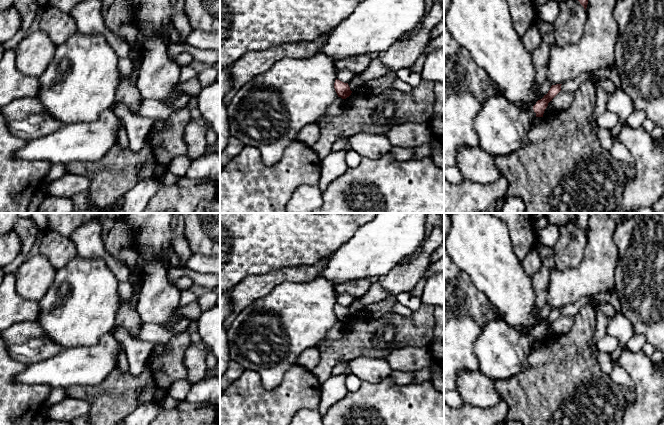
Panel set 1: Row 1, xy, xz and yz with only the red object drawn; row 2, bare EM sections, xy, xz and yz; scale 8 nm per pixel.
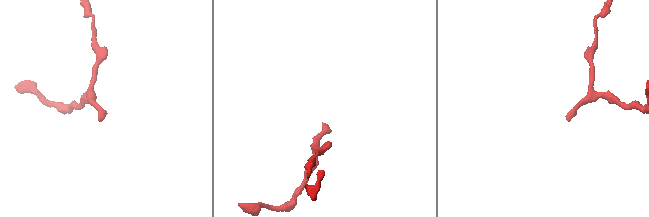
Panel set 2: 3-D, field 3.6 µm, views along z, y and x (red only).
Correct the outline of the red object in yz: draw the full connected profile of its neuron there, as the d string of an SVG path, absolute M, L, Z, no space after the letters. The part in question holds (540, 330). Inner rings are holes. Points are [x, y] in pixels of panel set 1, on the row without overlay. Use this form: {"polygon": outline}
{"polygon": "M552 309L531 334L517 331L501 317L482 326L474 342L479 372L494 381L507 380L525 372L530 366L533 343L543 341L548 327L561 315L561 309Z"}

